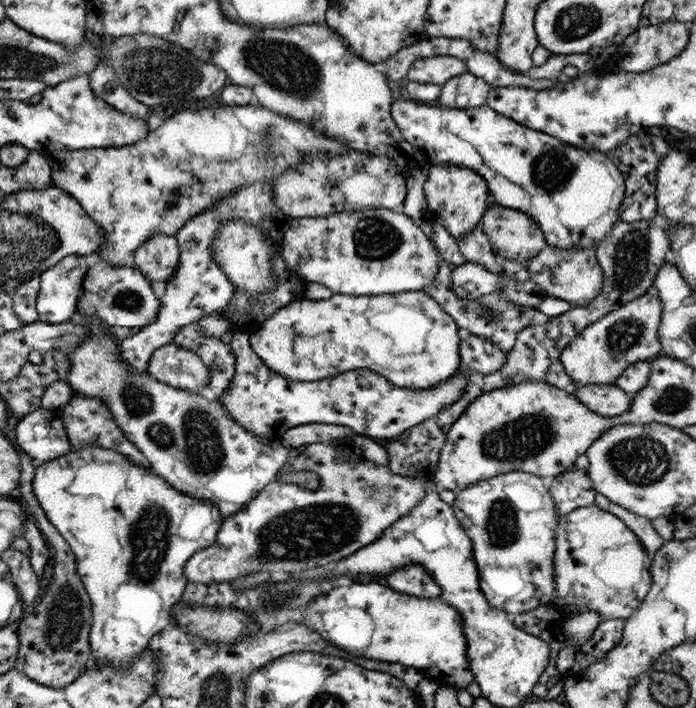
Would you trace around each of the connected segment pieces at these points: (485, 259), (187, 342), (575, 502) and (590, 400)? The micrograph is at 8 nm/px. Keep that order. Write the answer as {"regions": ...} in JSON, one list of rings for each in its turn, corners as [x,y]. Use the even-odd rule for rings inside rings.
{"regions":[[[[480,226],[475,227],[469,233],[465,233],[461,239],[457,239],[455,245],[459,254],[461,254],[461,257],[465,257],[467,263],[477,264],[493,275],[504,274],[501,266],[497,266],[496,257],[492,253],[487,236],[483,234]]],[[[196,322],[188,325],[179,328],[179,332],[173,336],[173,343],[193,351],[201,359],[210,374],[208,385],[202,389],[202,394],[207,399],[217,398],[233,376],[234,354],[227,343],[201,336]]],[[[585,455],[574,460],[574,469],[557,474],[548,488],[558,516],[576,508],[594,504],[596,492],[587,477],[588,460]]],[[[613,385],[576,386],[574,397],[591,412],[602,417],[621,414],[628,409],[632,395]]]]}

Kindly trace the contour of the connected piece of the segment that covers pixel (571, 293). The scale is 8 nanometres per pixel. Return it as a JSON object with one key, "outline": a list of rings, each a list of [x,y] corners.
{"outline":[[[546,244],[525,266],[528,279],[539,285],[547,296],[564,300],[572,306],[589,304],[602,287],[602,271],[597,265],[594,248],[591,247],[583,250],[564,250]]]}

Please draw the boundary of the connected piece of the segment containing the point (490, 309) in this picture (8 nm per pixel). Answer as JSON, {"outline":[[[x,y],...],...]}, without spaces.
{"outline":[[[439,257],[437,276],[430,282],[430,286],[420,291],[429,295],[445,311],[445,314],[448,314],[462,333],[485,338],[503,352],[509,352],[516,340],[517,332],[527,328],[534,310],[505,298],[498,298],[496,293],[485,294],[479,298],[459,298],[450,291],[450,278],[451,266]]]}

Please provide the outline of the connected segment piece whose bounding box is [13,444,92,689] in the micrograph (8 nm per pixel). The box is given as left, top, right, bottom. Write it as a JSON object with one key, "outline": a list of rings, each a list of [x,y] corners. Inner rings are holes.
{"outline":[[[14,444],[20,460],[20,483],[17,492],[25,500],[25,512],[28,520],[35,521],[39,532],[42,534],[50,552],[47,564],[47,576],[41,585],[41,593],[37,601],[25,609],[23,617],[18,620],[18,651],[13,668],[19,673],[33,679],[42,686],[61,689],[81,675],[92,658],[88,634],[91,628],[90,597],[85,592],[83,584],[76,573],[74,554],[61,538],[61,535],[46,519],[39,503],[32,493],[32,480],[35,474],[35,462]],[[32,463],[32,464],[31,464]]]}

